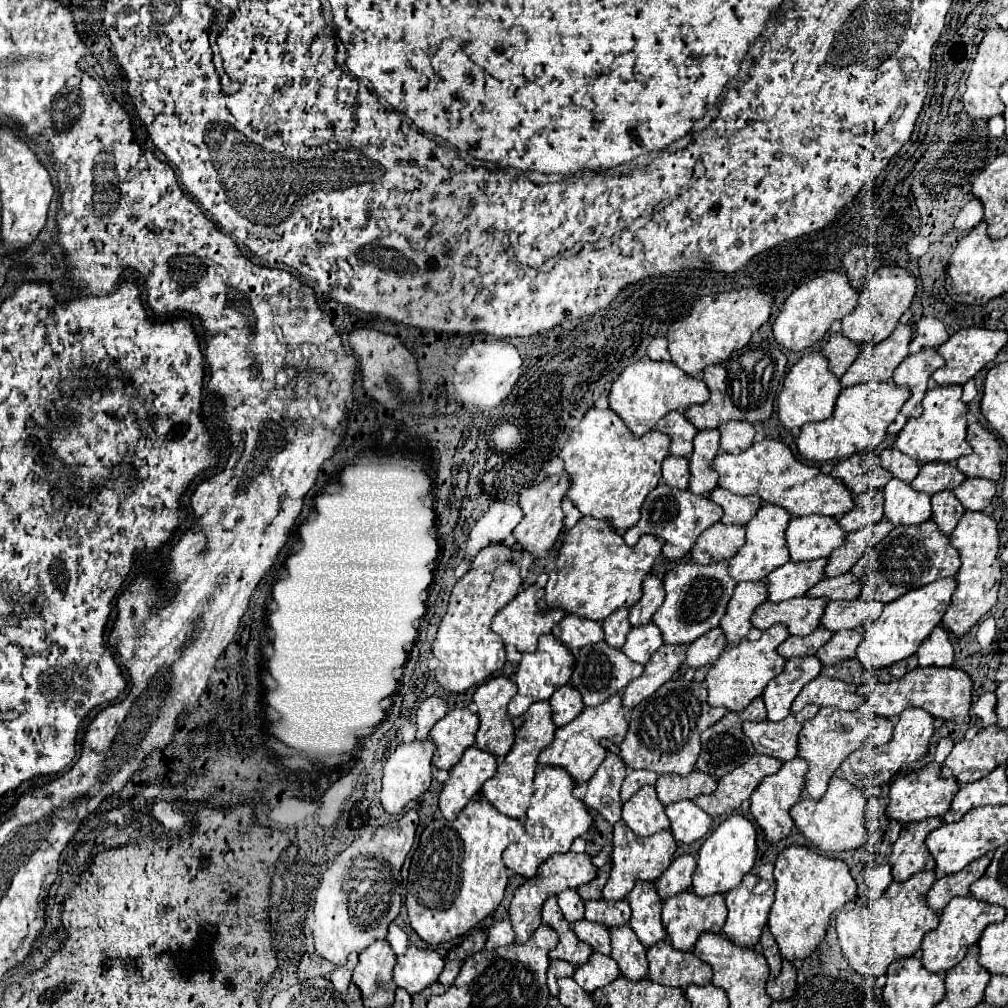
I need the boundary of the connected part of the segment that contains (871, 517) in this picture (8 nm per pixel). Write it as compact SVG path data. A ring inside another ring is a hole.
M868 489L860 495L856 495L856 509L848 511L838 523L844 531L856 531L860 527L866 527L866 525L872 525L872 523L878 523L882 517L884 517L884 511L882 511L882 499L884 499L884 493L880 489Z

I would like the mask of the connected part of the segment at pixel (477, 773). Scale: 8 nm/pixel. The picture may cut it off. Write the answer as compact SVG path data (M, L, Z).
M470 747L464 751L462 759L450 769L450 779L440 793L440 809L446 819L456 819L456 815L466 807L474 793L478 793L490 777L496 775L498 757Z

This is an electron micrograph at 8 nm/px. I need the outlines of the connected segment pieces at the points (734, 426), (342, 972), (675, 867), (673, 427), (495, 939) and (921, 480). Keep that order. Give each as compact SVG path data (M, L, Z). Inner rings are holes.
M726 421L718 427L722 433L720 449L726 453L742 453L746 451L756 437L756 427L750 421Z
M352 953L352 955L348 957L348 963L346 963L346 965L340 965L340 967L336 967L336 971L332 973L330 981L332 981L332 985L334 985L338 991L344 991L344 989L348 989L348 985L350 985L350 979L352 979L352 971L354 971L356 963L358 963L358 953Z
M684 853L676 857L670 867L658 877L656 889L662 899L668 899L680 891L686 891L692 887L692 873L696 869L696 857L690 853Z
M672 411L672 413L664 415L656 423L656 429L672 437L672 447L670 447L672 455L676 455L676 457L692 455L692 449L694 449L692 441L698 435L698 429L692 427L692 423L686 419L684 413Z
M500 921L494 927L490 927L486 949L496 949L496 947L502 947L502 945L510 945L514 939L516 939L516 933L514 933L510 921Z
M932 461L932 463L924 463L918 477L910 483L916 491L934 495L938 491L944 489L956 489L962 481L966 479L966 475L954 467L952 463L940 463L940 461Z

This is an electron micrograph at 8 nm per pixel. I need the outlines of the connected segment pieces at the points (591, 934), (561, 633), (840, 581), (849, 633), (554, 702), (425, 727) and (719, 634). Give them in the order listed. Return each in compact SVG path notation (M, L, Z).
M578 919L572 923L574 933L584 941L590 943L594 951L610 955L610 931L602 923L592 923L588 919Z
M568 613L556 627L552 627L552 635L570 649L580 649L602 641L602 623Z
M848 571L840 577L824 577L806 595L808 597L828 597L830 601L856 599L856 597L860 597L862 587L864 587L864 583L854 573Z
M862 627L838 631L838 633L832 635L832 639L824 647L820 647L820 651L816 655L818 655L818 659L824 665L828 665L828 663L832 665L836 661L850 659L850 657L856 655L856 647L860 645L862 635L864 635L864 629Z
M570 683L566 687L560 687L550 697L550 705L552 705L552 713L554 713L554 723L558 727L574 721L584 709L584 701L582 701L580 691L576 687L572 687Z
M428 697L420 703L418 707L418 713L416 713L416 725L418 725L418 733L416 733L416 739L428 739L428 733L430 729L434 727L434 723L438 719L442 719L448 711L448 705L444 699L440 697Z
M714 627L712 631L708 631L708 635L702 635L700 639L696 639L696 643L692 643L688 647L688 657L680 669L680 673L684 673L686 667L702 667L702 665L712 665L722 651L728 647L728 641L724 637L724 631L720 627Z

